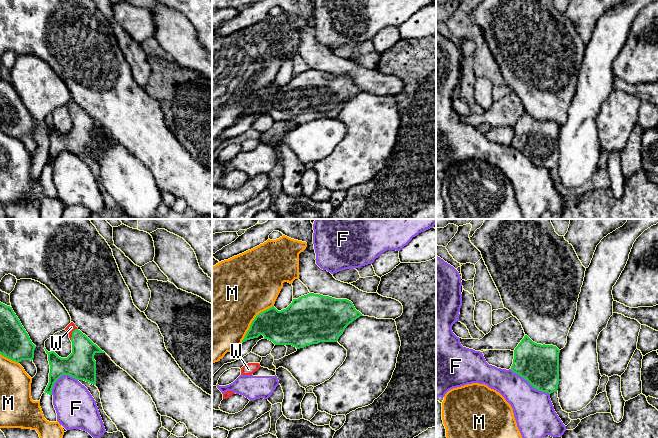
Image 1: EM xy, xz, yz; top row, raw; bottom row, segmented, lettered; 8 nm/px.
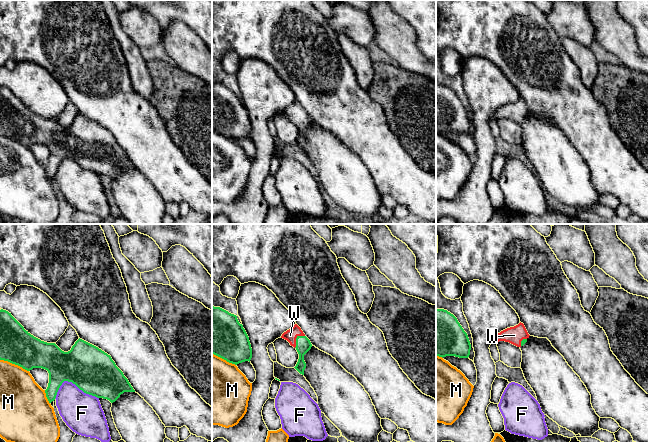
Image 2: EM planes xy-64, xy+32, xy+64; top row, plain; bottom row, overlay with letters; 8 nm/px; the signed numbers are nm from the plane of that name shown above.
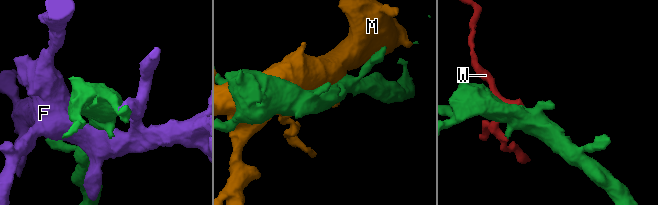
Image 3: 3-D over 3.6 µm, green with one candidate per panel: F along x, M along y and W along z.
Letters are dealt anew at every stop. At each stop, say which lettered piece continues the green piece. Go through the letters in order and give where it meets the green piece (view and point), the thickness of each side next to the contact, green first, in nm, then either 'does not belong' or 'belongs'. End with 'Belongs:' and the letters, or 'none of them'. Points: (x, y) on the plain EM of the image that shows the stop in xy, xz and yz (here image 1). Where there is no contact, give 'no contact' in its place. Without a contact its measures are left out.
F: yz (530, 159) | 320/320 nm | does not belong
M: xz (252, 97) | 280/500 nm | does not belong
W: xy (72, 109) | 220/70 nm | belongs
Belongs: W

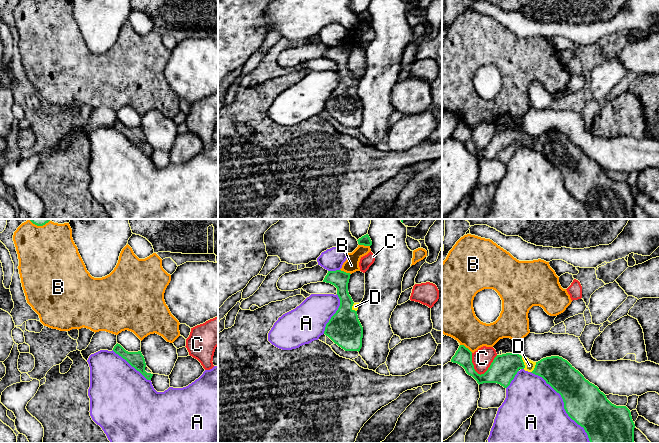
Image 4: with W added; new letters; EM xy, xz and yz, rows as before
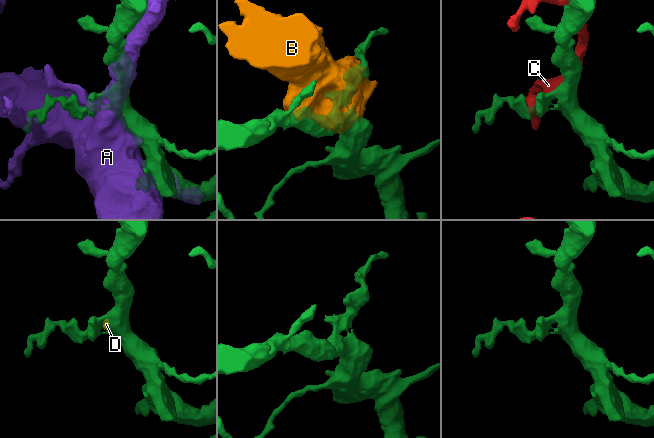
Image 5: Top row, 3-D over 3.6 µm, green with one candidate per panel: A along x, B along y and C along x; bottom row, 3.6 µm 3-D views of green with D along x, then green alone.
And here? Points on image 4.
A: yz (564, 181) | 320/480 nm | does not belong
B: yz (465, 123) | 140/300 nm | does not belong
C: yz (488, 145) | 220/160 nm | does not belong
D: yz (523, 139) | 220/80 nm | belongs
Belongs: D

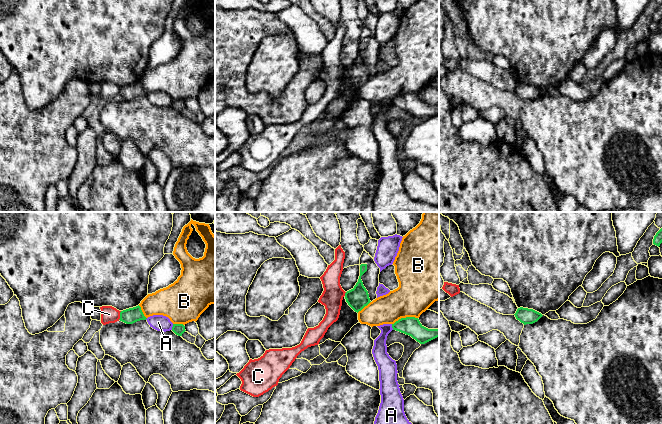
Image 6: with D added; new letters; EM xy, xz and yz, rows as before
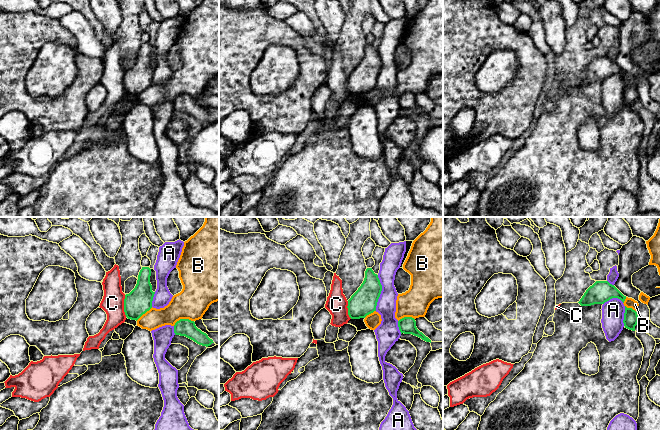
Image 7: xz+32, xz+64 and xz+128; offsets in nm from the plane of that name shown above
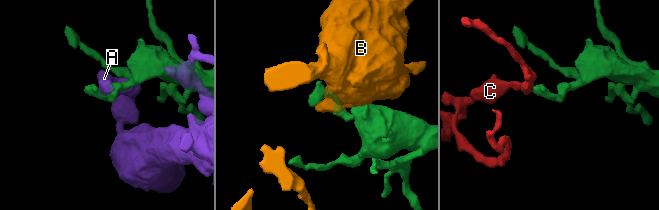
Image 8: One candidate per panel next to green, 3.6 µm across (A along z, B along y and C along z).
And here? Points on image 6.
A: xy (172, 103) | 90/130 nm | does not belong
B: xz (404, 94) | 150/320 nm | does not belong
C: xy (120, 91) | 130/140 nm | does not belong
Belongs: none of them

